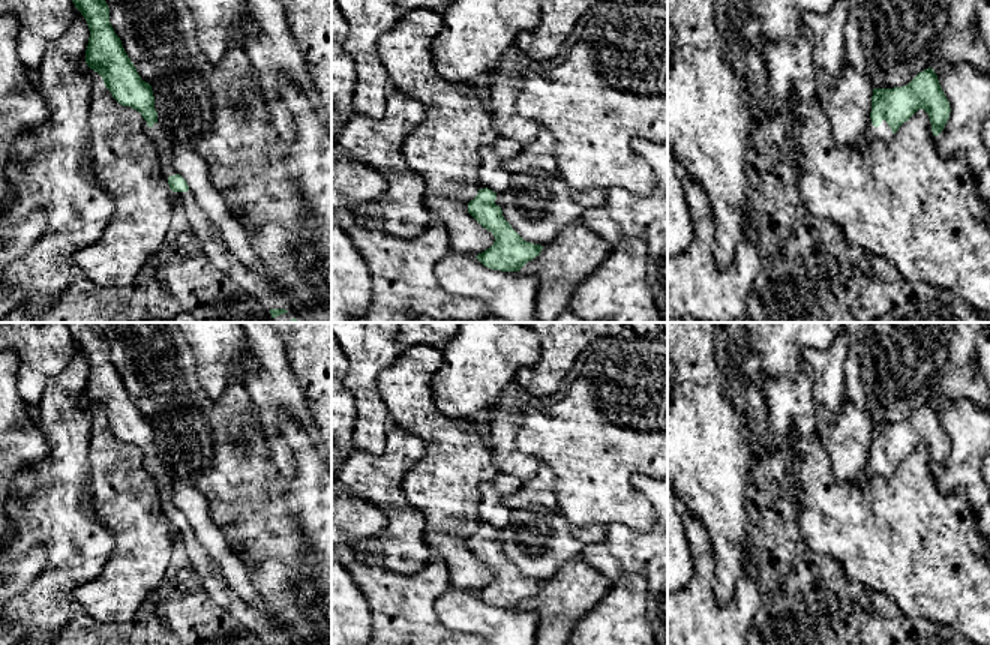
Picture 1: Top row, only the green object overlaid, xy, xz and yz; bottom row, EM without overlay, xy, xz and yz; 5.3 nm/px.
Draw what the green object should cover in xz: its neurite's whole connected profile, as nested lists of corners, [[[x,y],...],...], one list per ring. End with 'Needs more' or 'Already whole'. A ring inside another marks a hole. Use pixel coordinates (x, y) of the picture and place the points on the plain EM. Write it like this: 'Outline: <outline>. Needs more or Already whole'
Outline: [[[480,522],[468,538],[468,549],[495,573],[494,580],[476,594],[488,604],[519,608],[528,597],[540,591],[543,582],[525,578],[504,555],[501,543],[504,530]]]. Needs more

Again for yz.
Outline: [[[932,404],[920,408],[908,422],[873,424],[866,476],[890,477],[918,446],[928,450],[932,468],[938,472],[950,454],[951,444]]]. Needs more

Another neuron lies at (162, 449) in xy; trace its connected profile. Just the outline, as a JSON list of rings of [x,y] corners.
[[[152,422],[152,426],[153,426],[153,432],[154,432],[154,446],[158,448],[158,458],[162,460],[162,464],[165,465],[165,468],[168,471],[172,470],[172,465],[171,465],[171,456],[170,456],[170,450],[168,450],[168,446],[160,434],[160,429],[159,426],[153,422]]]

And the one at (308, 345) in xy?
[[[268,322],[282,339],[288,366],[306,396],[312,426],[332,471],[332,322]]]

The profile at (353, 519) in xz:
[[[332,474],[332,548],[370,538],[387,522],[381,508],[351,494]]]

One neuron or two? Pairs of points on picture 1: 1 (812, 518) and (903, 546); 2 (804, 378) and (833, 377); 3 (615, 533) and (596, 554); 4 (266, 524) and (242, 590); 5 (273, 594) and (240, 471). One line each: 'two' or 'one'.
1: one
2: two
3: one
4: two
5: one

